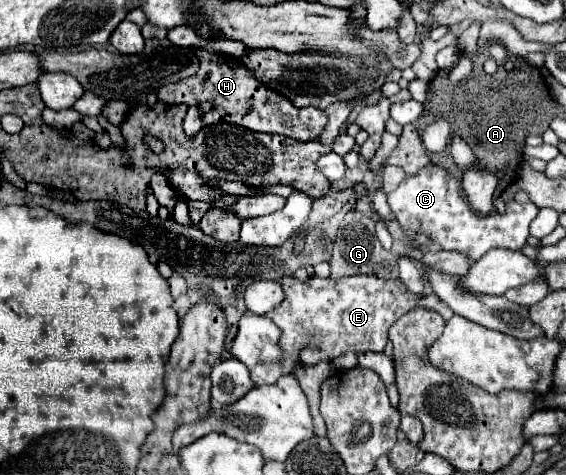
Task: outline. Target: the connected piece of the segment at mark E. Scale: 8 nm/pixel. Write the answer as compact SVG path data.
M374 275L342 279L310 277L308 281L282 277L280 285L286 293L286 299L270 313L270 319L282 327L280 345L284 349L284 359L276 365L252 367L250 375L256 385L272 385L278 381L278 377L292 373L296 365L332 361L348 351L384 351L392 323L406 315L420 299L418 295L410 293L400 279L380 279Z

